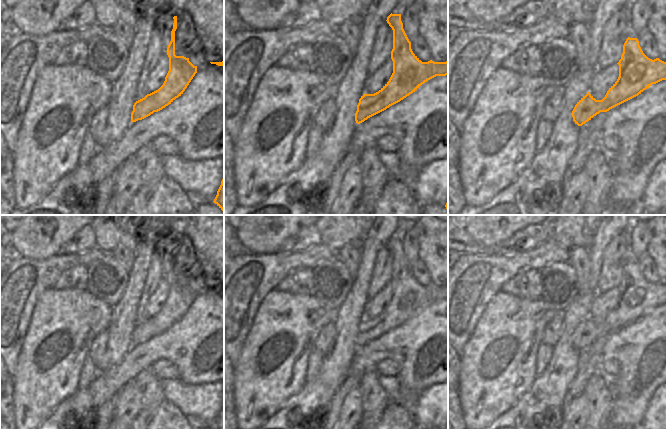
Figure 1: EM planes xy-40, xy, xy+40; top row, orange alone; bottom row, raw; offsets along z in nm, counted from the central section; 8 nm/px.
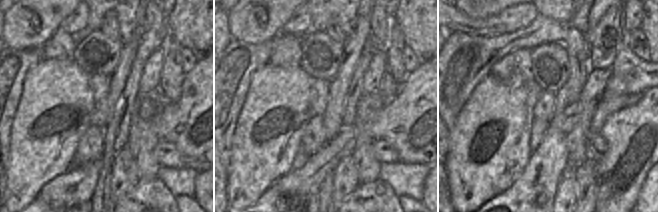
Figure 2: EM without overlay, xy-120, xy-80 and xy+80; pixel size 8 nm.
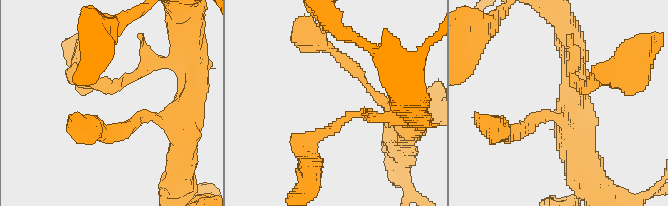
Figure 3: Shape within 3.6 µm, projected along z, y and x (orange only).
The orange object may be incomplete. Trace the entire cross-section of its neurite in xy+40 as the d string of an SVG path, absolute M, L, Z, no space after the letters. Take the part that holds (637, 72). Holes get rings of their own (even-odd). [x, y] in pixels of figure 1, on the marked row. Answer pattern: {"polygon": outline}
{"polygon": "M637 38L626 39L617 64L619 77L602 100L596 100L588 92L575 105L571 115L578 126L582 126L600 112L607 112L638 96L652 84L666 80L666 62L659 58L648 58Z"}

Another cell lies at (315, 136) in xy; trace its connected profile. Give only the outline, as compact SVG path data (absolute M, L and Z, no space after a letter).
M318 126L311 128L307 137L307 149L305 151L307 158L314 156L319 151L324 133Z

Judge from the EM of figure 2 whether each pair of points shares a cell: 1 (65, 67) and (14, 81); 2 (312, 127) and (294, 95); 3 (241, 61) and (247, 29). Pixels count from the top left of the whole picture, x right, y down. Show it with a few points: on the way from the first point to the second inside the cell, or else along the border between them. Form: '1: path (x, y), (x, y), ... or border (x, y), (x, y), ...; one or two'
1: border (38, 61), (23, 80), (23, 91), (18, 102); two
2: border (321, 115), (316, 115), (307, 124), (300, 144); two
3: border (231, 38), (250, 44), (259, 44), (267, 41); two

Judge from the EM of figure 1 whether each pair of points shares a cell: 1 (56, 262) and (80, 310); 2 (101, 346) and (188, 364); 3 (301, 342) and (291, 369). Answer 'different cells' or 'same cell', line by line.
1: different cells
2: different cells
3: same cell

